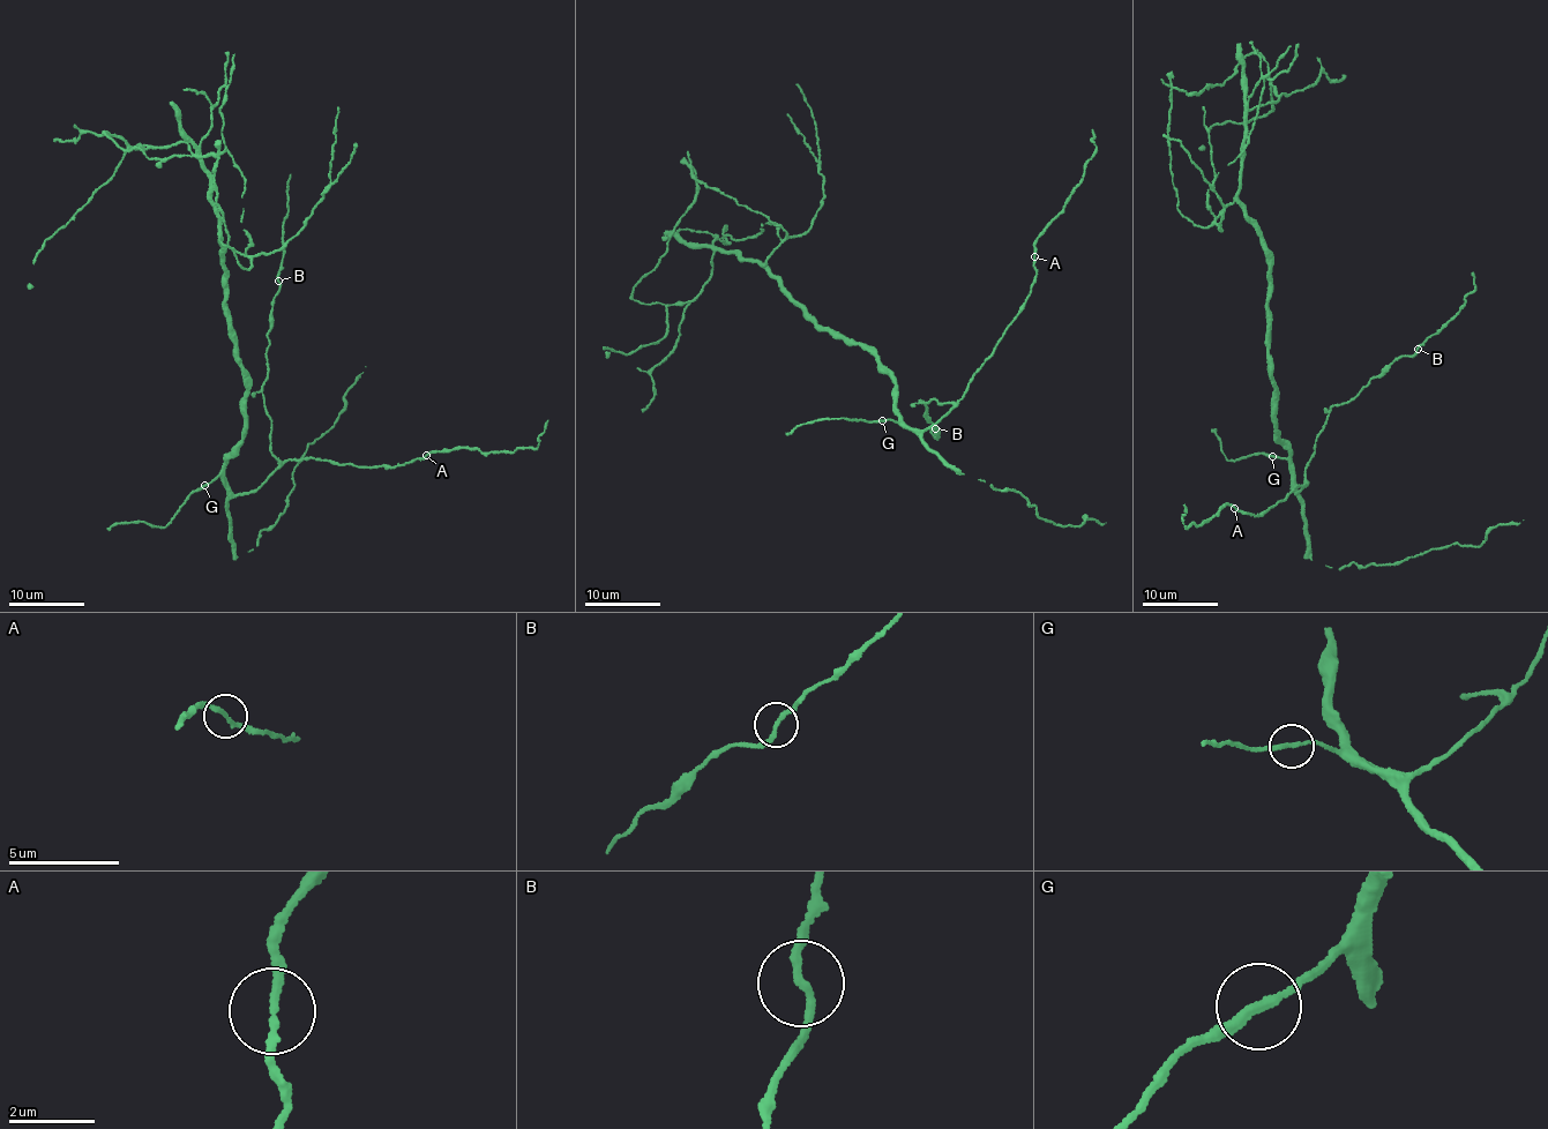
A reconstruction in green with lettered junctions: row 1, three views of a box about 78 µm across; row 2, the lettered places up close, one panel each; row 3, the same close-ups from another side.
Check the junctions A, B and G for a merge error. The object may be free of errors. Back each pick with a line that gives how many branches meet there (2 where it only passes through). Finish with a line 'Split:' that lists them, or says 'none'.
Split: none

